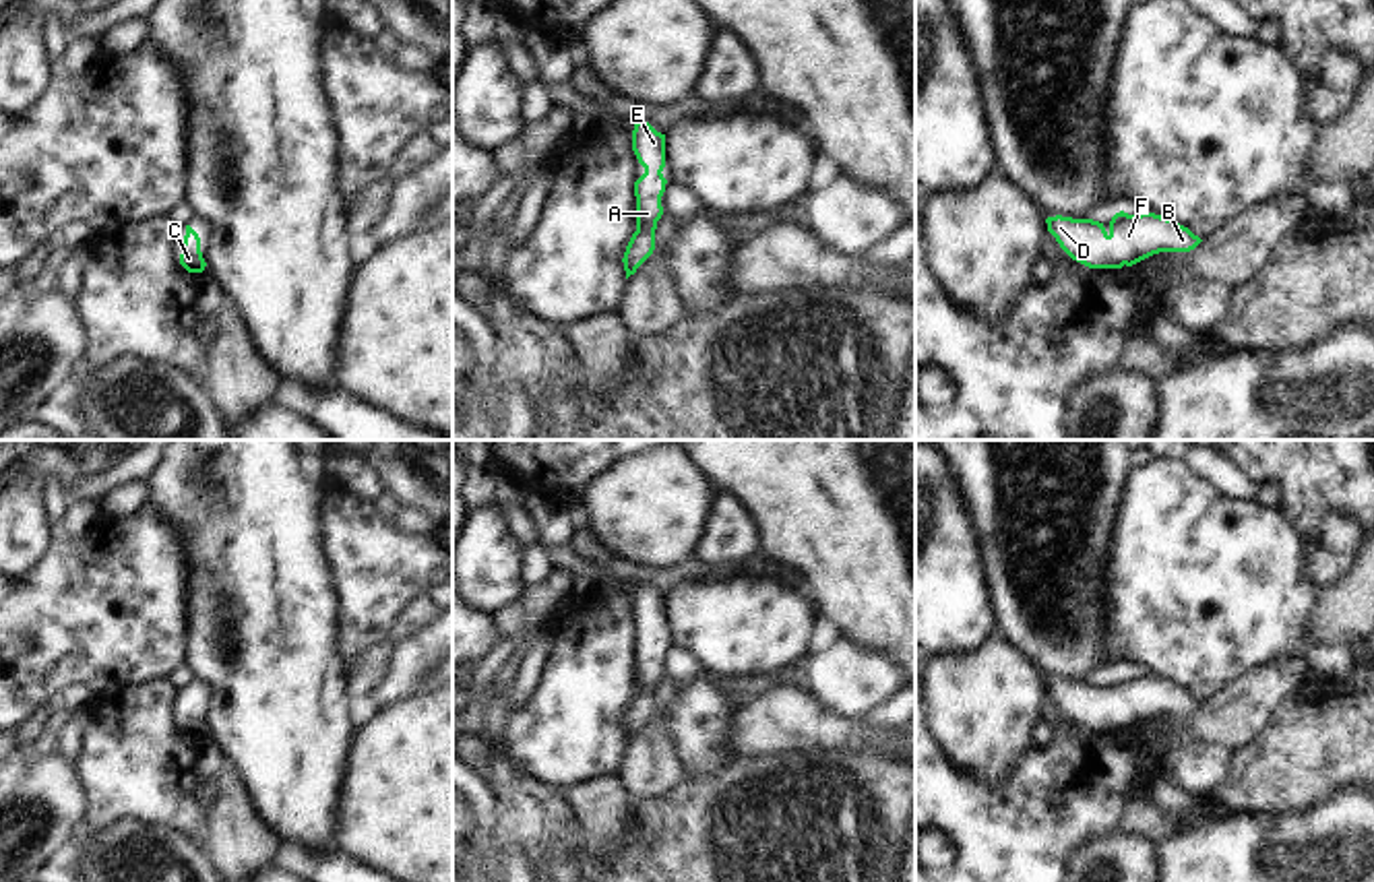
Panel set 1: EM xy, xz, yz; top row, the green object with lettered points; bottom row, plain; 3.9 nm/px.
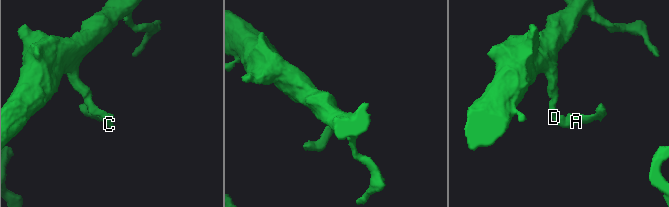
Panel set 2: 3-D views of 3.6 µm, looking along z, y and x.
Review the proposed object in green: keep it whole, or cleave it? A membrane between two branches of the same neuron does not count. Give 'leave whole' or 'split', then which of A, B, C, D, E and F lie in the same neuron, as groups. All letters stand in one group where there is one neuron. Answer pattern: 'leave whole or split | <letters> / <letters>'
leave whole | A B C D E F

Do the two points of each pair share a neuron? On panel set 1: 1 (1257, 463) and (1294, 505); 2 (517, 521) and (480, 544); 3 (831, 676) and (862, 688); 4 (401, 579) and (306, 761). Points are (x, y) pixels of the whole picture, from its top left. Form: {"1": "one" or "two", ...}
{"1": "one", "2": "two", "3": "one", "4": "two"}

